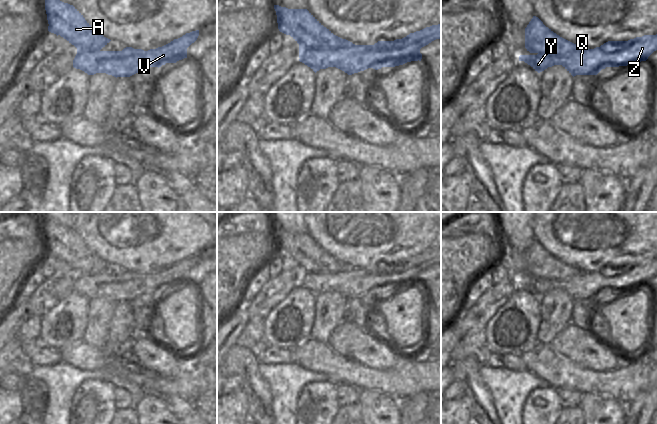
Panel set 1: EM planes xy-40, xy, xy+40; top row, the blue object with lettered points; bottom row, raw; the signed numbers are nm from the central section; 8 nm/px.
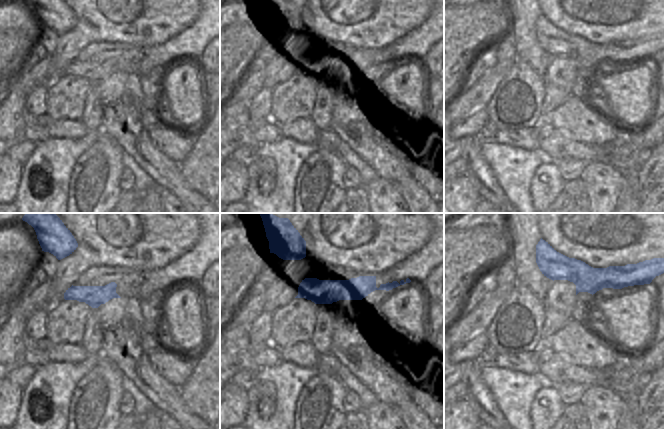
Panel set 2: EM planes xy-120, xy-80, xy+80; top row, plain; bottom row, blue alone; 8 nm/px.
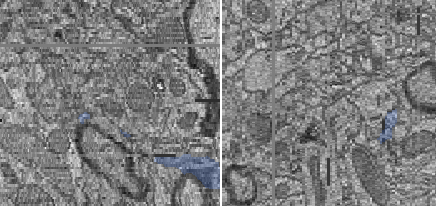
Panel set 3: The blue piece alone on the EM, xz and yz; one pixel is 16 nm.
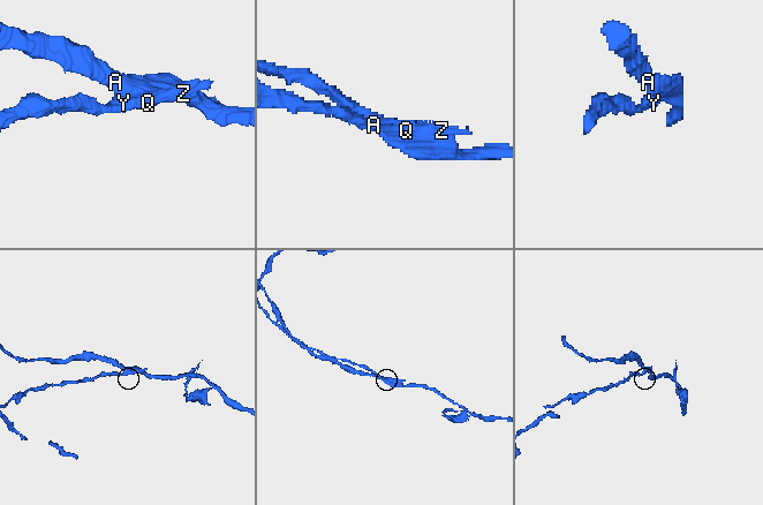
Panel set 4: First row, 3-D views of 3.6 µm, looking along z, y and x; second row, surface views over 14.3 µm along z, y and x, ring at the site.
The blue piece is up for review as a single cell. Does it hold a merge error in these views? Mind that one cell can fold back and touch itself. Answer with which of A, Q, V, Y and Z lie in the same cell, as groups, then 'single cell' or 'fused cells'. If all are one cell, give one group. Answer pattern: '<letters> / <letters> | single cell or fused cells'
A / Q V Y Z | fused cells

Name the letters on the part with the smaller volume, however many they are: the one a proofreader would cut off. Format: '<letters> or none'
Q, V, Y, Z

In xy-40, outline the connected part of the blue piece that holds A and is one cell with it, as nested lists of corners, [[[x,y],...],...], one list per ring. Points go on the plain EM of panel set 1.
[[[45,219],[45,234],[48,255],[66,263],[77,272],[77,275],[99,275],[111,265],[98,257],[73,229],[64,227],[52,219]]]

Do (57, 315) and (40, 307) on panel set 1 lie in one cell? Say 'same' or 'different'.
different

